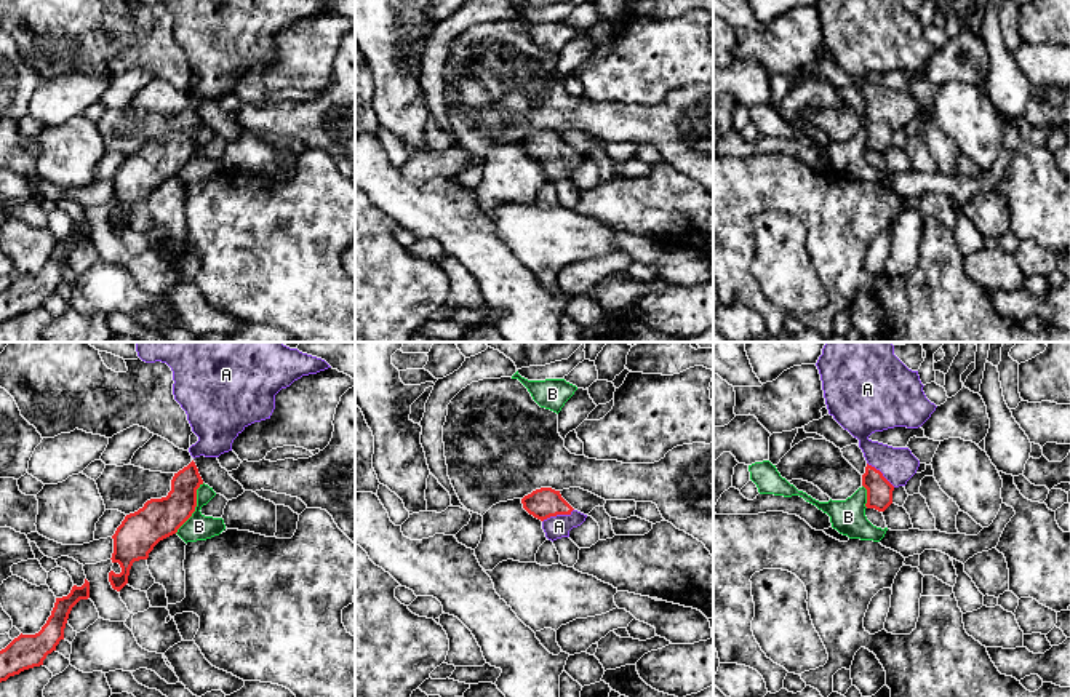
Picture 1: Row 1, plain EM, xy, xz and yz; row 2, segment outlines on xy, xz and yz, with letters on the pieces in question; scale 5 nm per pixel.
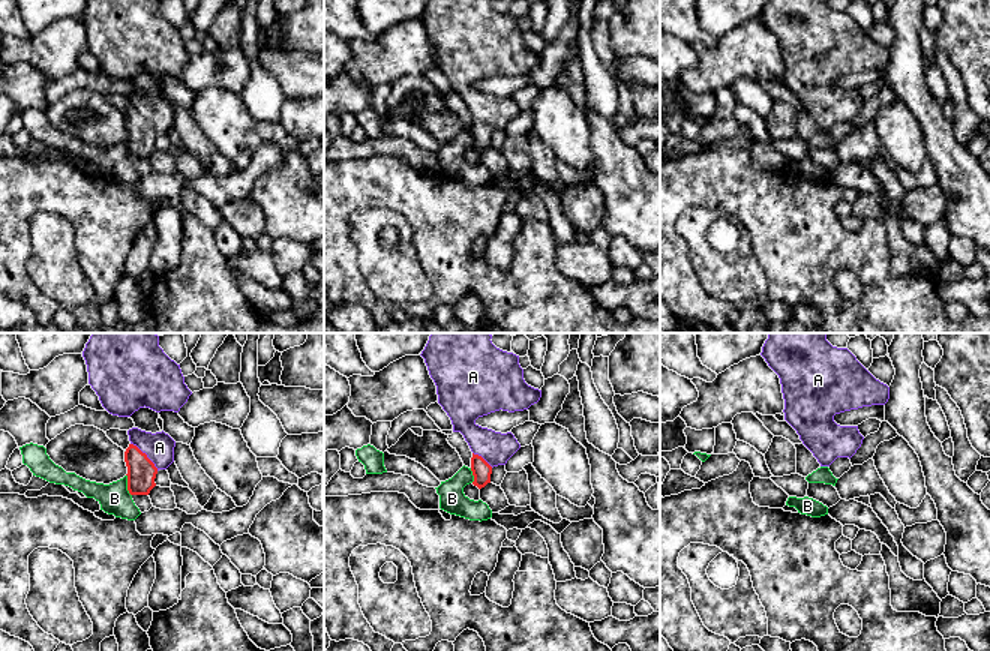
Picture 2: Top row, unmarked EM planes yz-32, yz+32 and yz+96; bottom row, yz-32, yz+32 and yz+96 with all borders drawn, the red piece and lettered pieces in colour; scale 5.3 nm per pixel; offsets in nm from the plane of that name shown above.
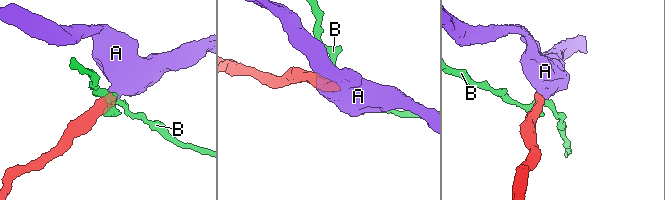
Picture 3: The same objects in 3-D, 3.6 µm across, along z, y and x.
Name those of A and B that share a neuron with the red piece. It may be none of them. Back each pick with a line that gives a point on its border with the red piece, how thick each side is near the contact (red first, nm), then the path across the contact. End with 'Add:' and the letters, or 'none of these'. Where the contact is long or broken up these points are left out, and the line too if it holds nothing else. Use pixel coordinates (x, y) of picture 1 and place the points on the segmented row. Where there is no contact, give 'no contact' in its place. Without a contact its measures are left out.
A: contact xz (557, 513); calibres 150 and 120 nm; way xz (544, 502), (557, 513), (558, 526)
Add: A

